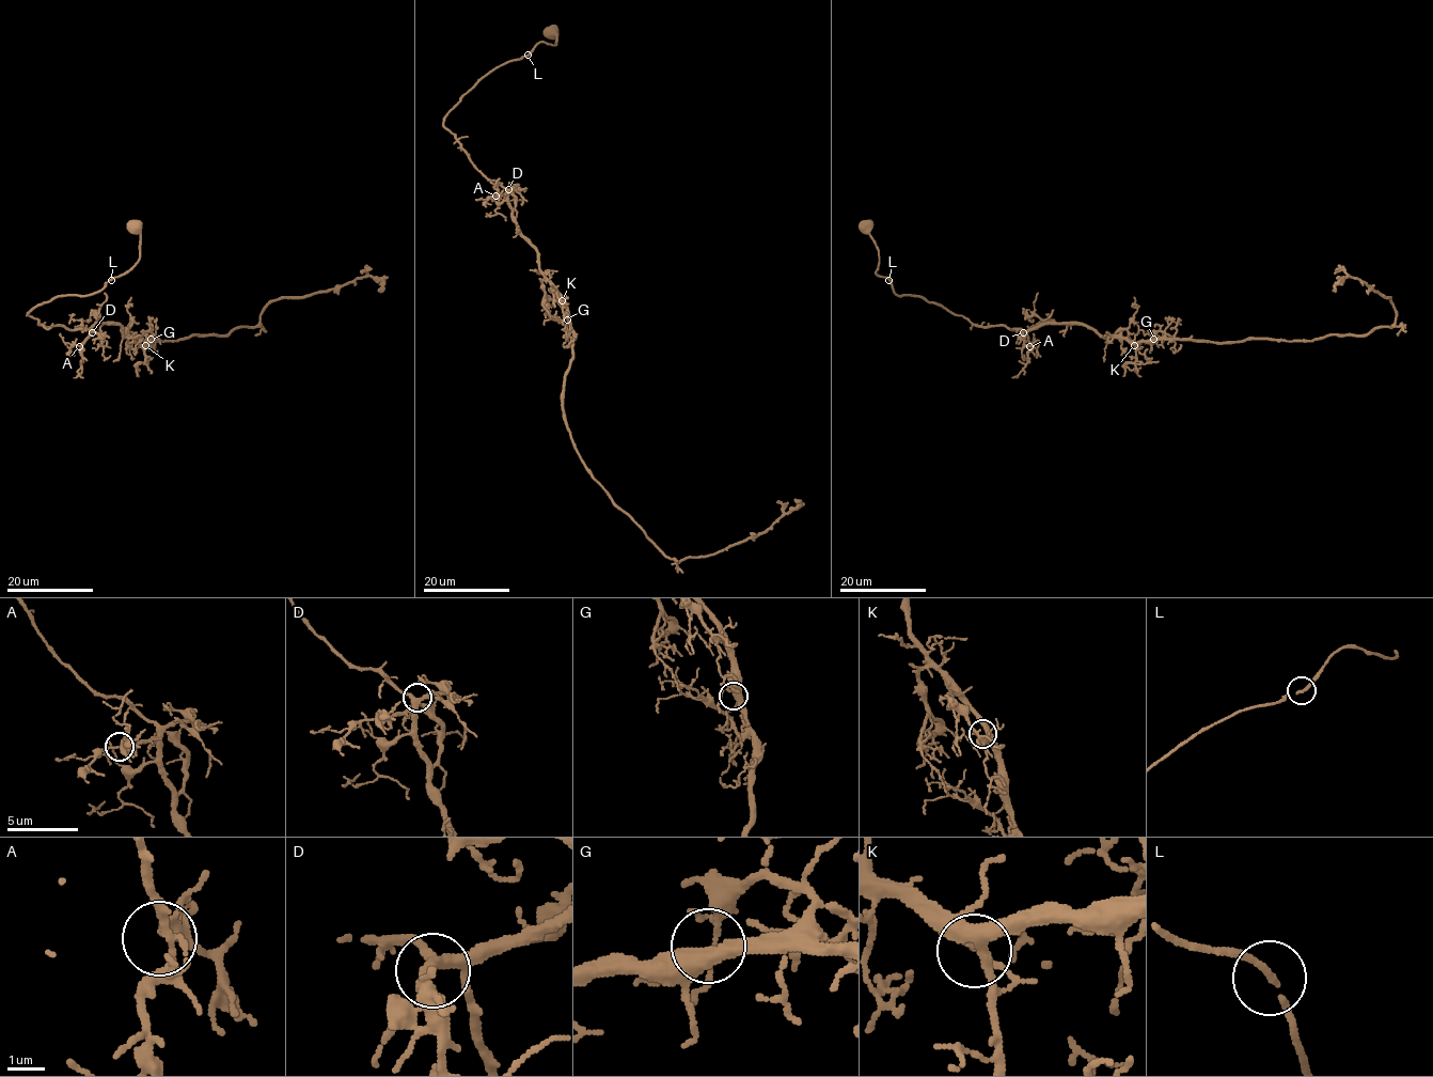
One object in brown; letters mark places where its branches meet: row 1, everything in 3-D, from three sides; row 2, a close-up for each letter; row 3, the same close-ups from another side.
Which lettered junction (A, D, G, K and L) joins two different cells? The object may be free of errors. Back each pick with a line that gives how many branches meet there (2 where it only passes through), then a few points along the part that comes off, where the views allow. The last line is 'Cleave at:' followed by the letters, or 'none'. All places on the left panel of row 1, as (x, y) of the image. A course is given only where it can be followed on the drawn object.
Cleave at: none

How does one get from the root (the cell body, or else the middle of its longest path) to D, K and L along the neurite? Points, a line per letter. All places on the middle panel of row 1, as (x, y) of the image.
D: (570, 320), (564, 297), (540, 270), (535, 248), (517, 224), (508, 201), (508, 189)
K: (570, 320), (568, 308), (562, 300)
L: (570, 320), (517, 224), (507, 190), (474, 166), (443, 125), (485, 76), (526, 56)

